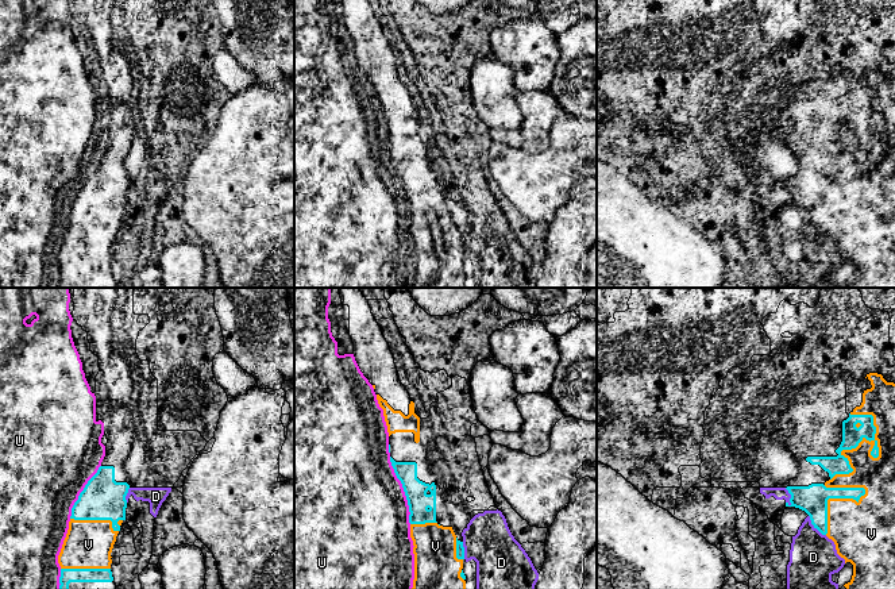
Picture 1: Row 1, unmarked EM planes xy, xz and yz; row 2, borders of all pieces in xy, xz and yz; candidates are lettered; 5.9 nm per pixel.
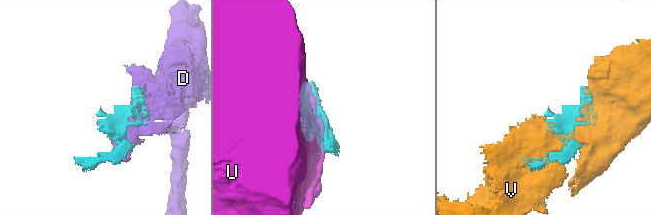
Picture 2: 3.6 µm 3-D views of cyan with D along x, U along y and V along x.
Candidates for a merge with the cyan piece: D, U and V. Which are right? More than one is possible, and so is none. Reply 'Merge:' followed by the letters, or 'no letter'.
Merge: D

